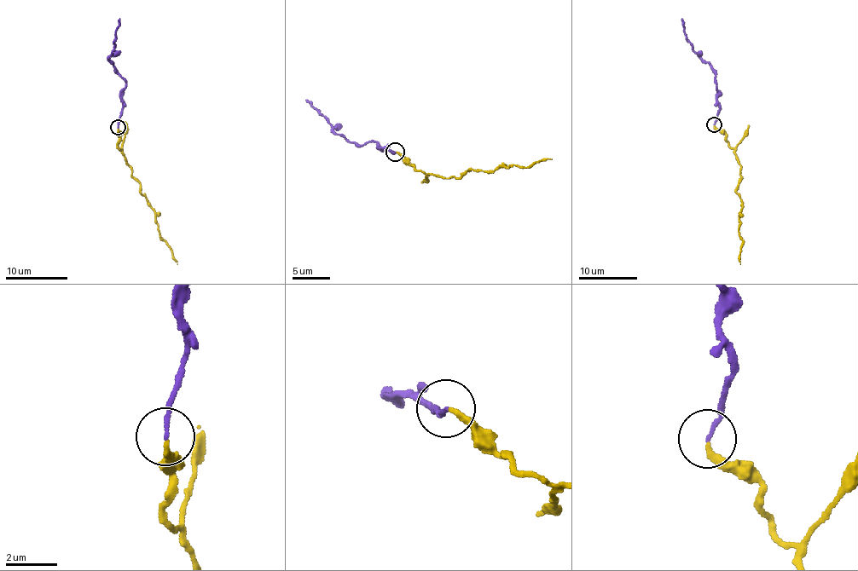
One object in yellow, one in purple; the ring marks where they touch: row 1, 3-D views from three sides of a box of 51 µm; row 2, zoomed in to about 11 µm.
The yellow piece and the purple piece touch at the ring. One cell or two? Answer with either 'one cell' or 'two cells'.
one cell

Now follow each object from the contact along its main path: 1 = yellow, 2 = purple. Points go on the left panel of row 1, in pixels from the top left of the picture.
1: (118, 128), (118, 148), (131, 175), (139, 181), (141, 193), (154, 210), (159, 234), (176, 263)
2: (118, 128), (125, 79), (109, 58), (118, 19)

